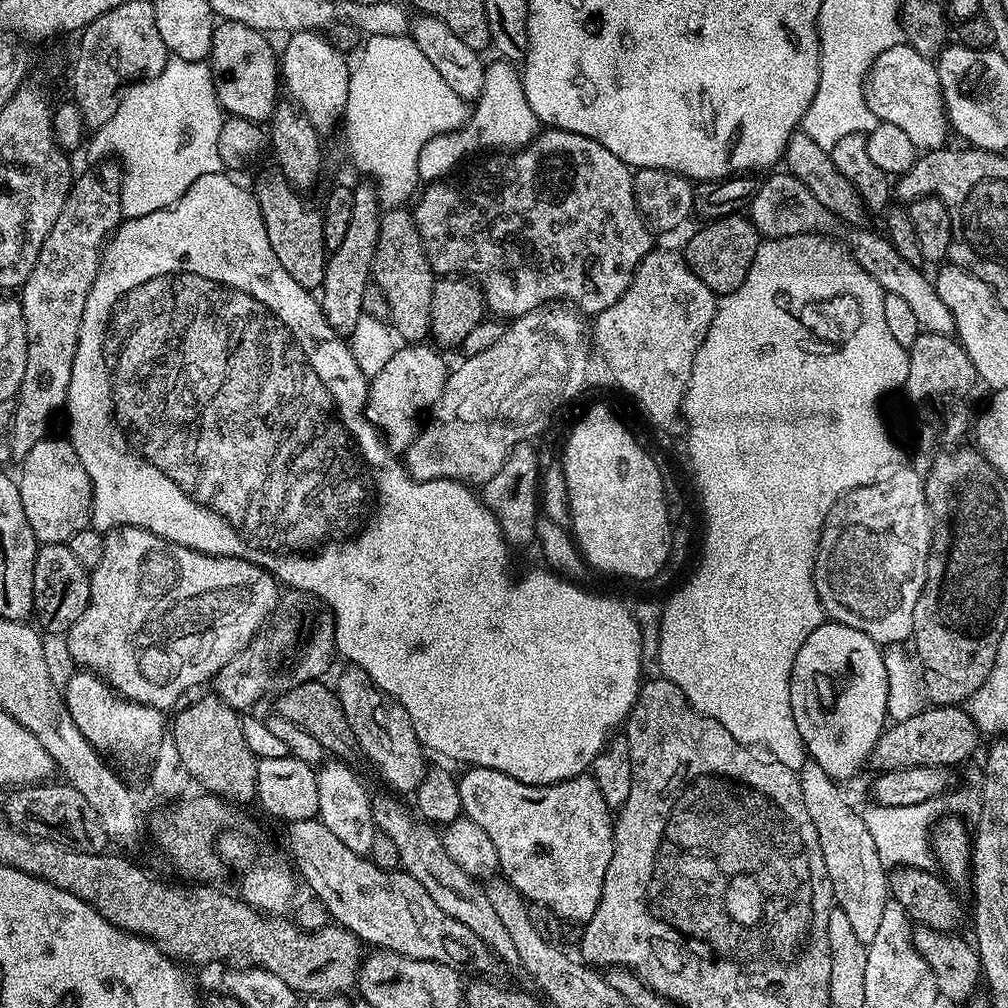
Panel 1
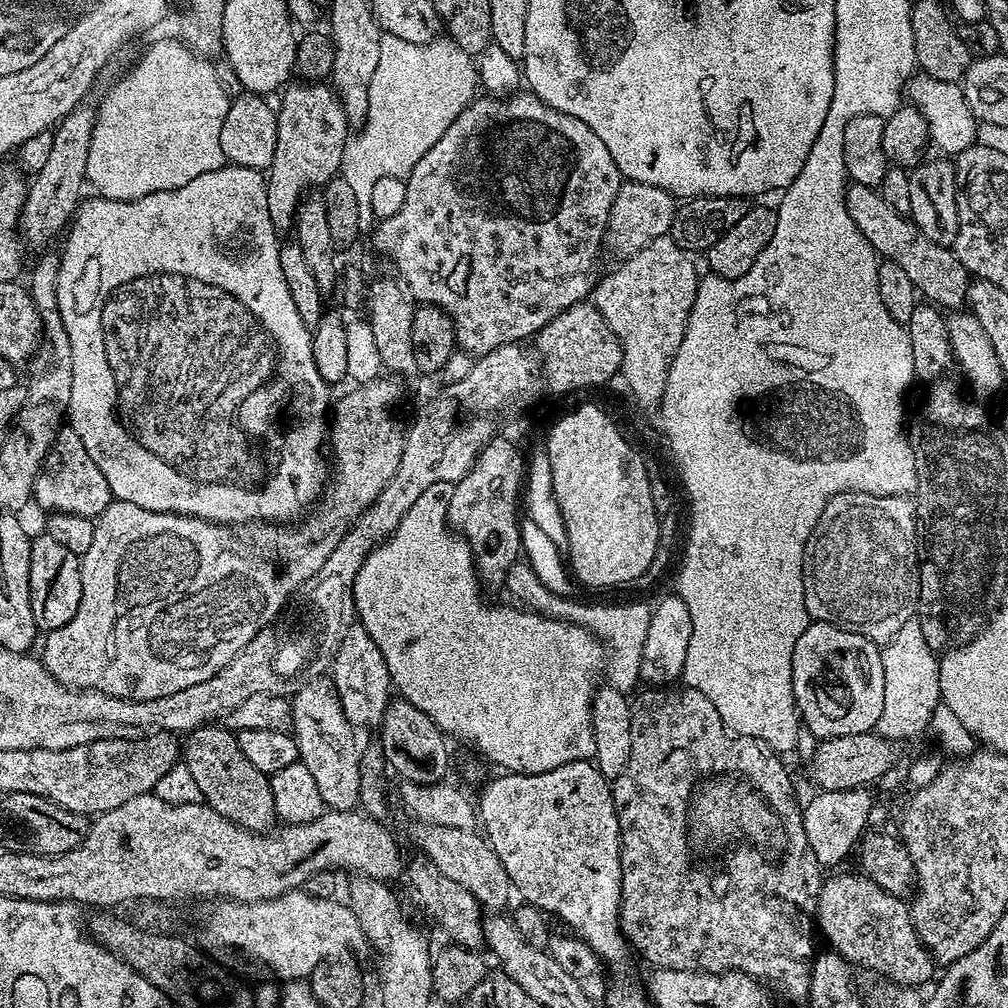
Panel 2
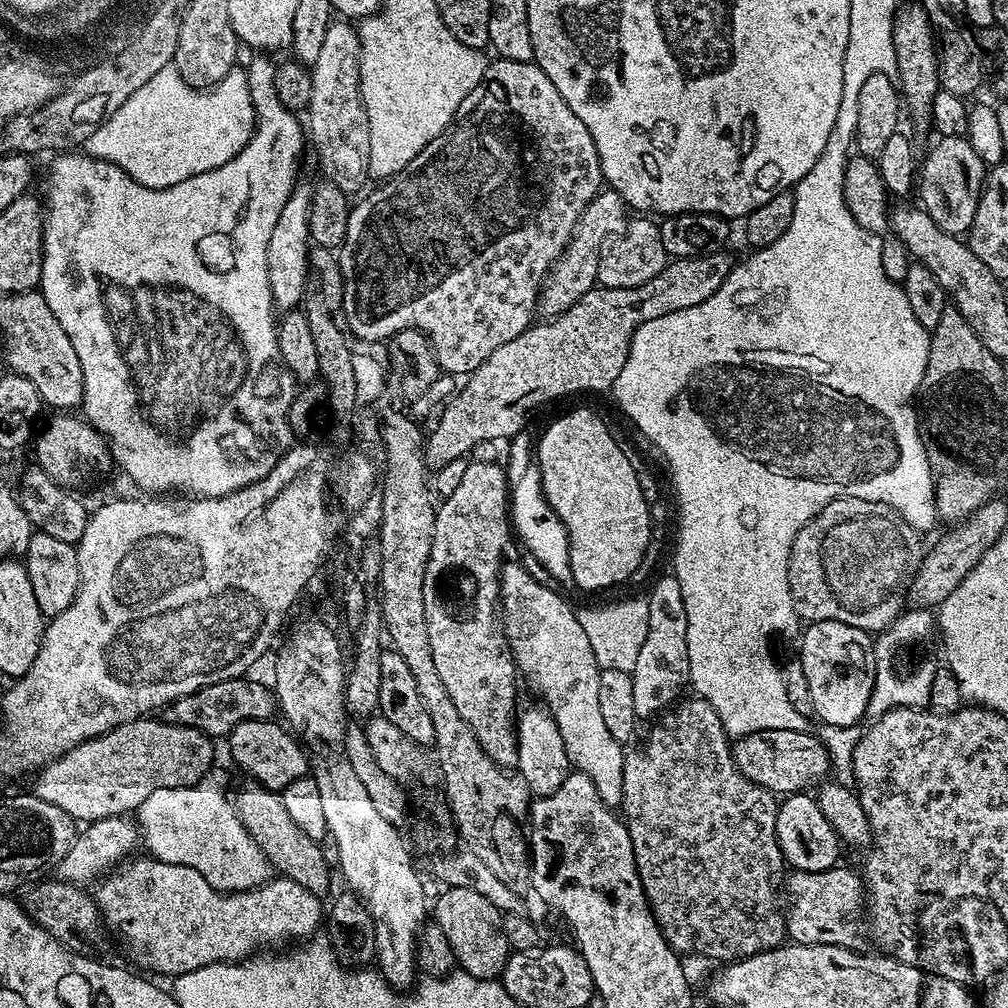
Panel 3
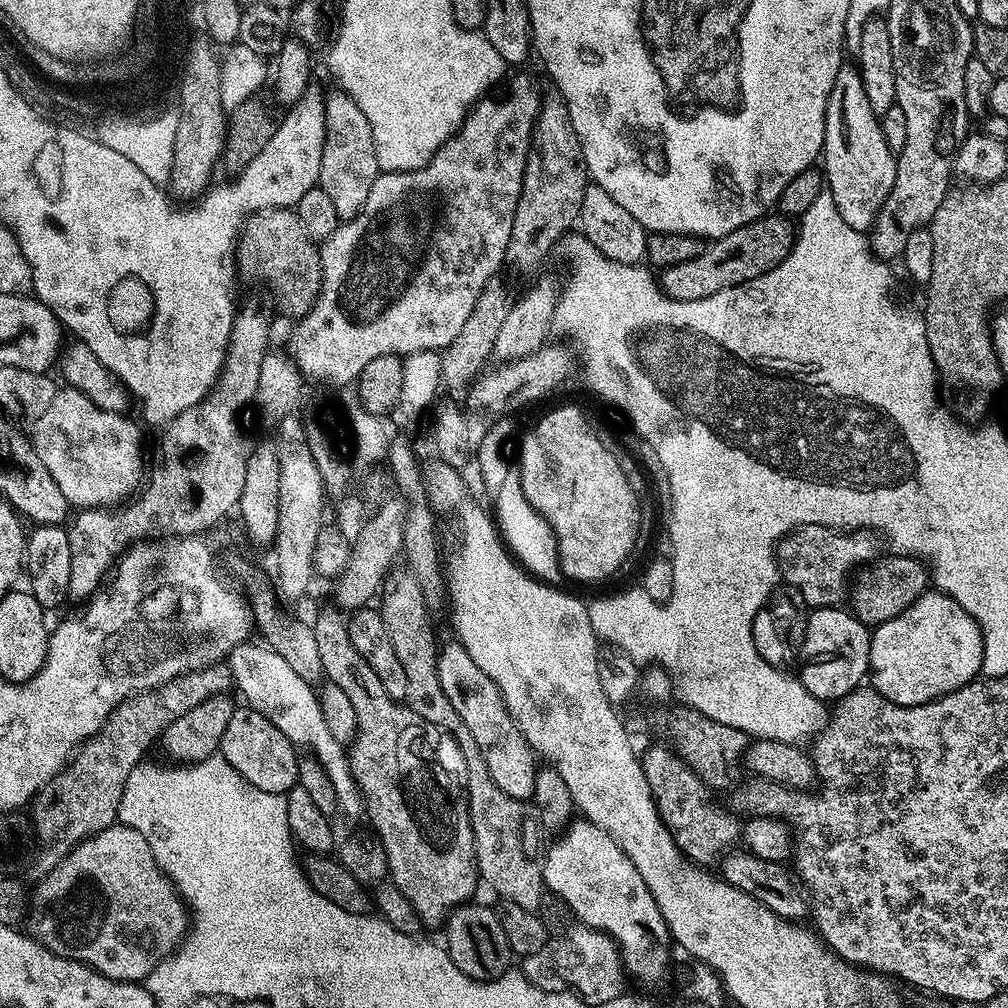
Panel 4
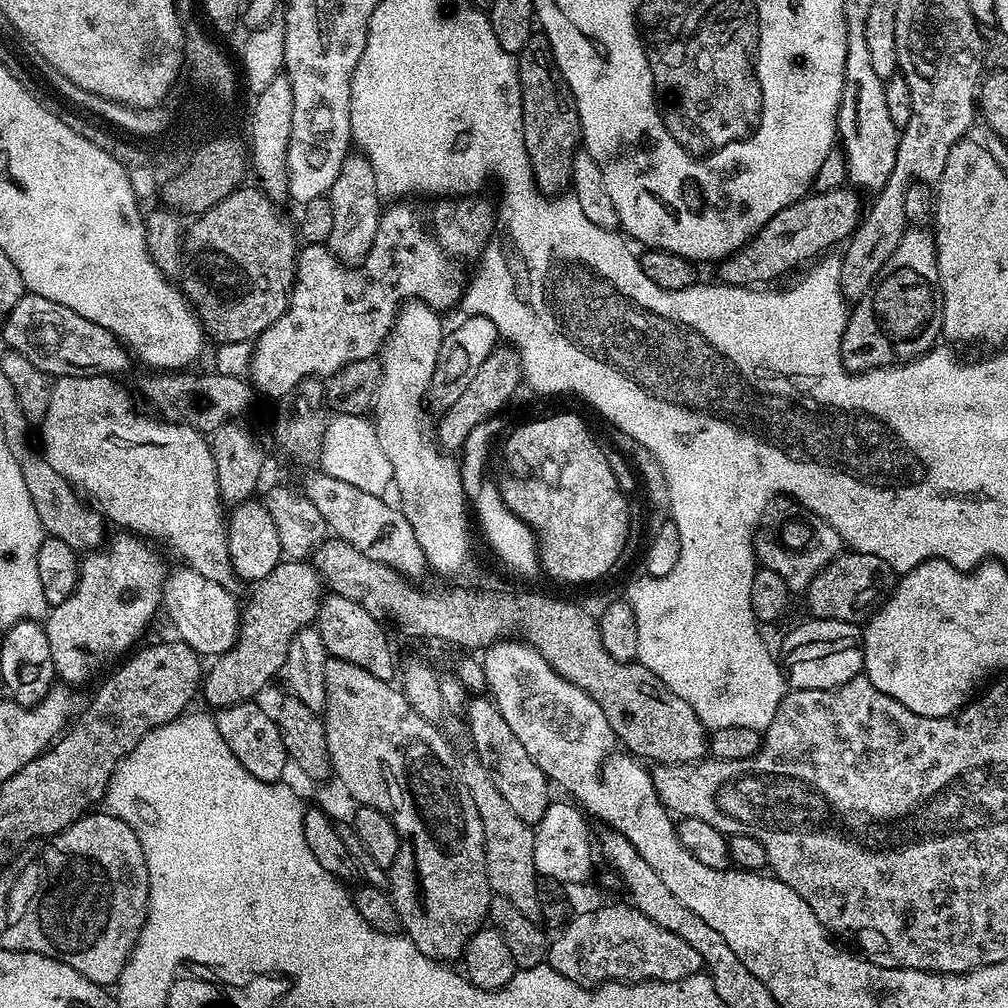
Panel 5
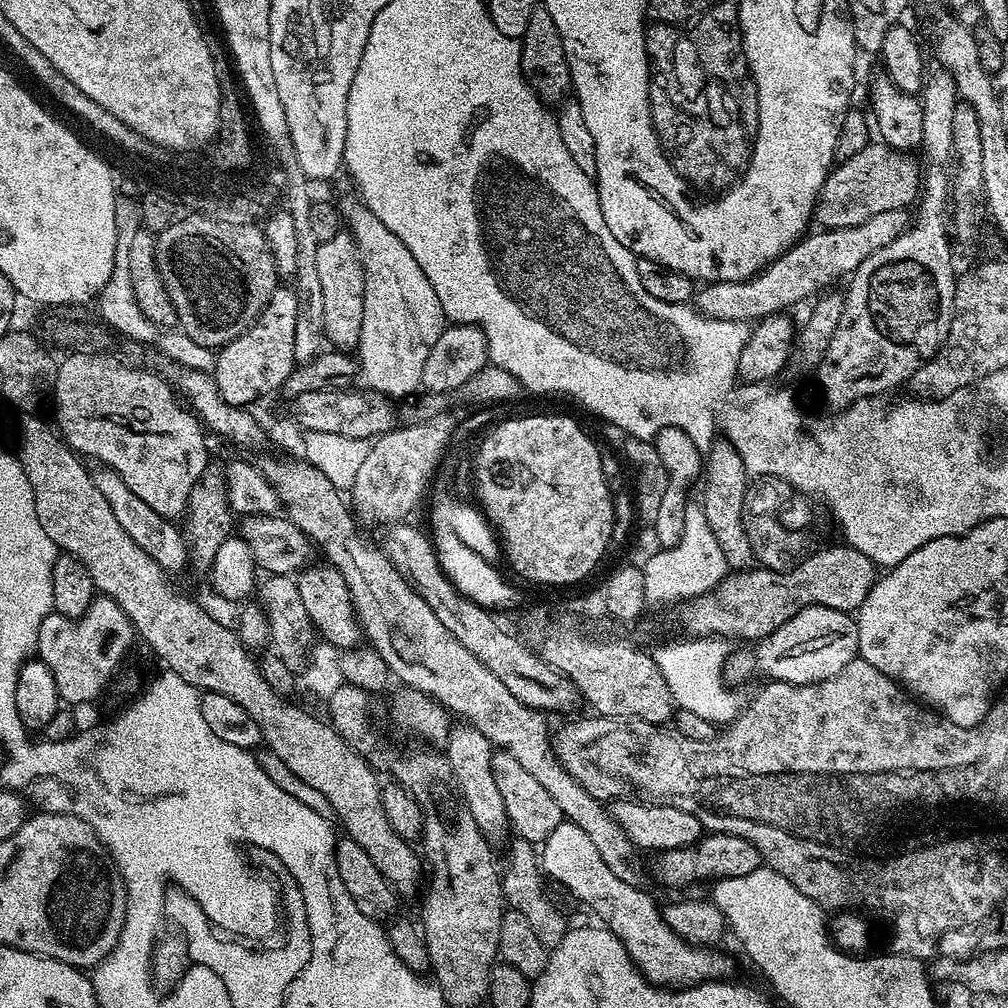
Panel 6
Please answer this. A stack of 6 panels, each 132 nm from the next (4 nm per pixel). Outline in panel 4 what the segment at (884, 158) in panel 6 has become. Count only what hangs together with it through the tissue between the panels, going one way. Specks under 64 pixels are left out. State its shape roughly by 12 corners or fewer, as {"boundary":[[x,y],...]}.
{"boundary":[[765,214],[663,269],[672,300],[698,301],[780,265],[796,230]]}

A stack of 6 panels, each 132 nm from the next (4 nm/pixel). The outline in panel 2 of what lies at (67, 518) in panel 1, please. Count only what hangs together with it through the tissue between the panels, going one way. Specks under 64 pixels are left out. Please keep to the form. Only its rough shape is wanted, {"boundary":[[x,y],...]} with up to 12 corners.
{"boundary":[[71,426],[32,494],[45,513],[100,516],[114,499]]}

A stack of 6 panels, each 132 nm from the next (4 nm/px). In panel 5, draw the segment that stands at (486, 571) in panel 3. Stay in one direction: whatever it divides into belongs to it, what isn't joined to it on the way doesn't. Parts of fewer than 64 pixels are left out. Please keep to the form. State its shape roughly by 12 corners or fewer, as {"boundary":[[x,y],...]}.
{"boundary":[[487,695],[467,701],[470,743],[522,822],[550,803],[548,775]]}

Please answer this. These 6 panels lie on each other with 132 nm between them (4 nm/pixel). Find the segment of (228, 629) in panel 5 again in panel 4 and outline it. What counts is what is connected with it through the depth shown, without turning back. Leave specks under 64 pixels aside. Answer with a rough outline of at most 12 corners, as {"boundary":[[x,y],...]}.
{"boundary":[[252,643],[227,658],[243,703],[316,755],[339,811],[365,811],[318,692],[282,654]]}

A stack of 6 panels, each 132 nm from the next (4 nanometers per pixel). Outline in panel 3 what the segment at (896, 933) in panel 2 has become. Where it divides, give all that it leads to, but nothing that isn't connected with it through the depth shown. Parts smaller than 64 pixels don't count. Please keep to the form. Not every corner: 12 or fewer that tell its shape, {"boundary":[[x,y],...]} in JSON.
{"boundary":[[843,866],[789,871],[793,944],[859,949],[866,893]]}

